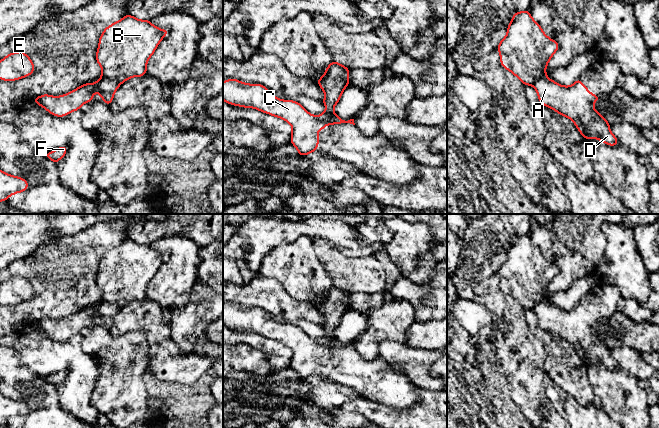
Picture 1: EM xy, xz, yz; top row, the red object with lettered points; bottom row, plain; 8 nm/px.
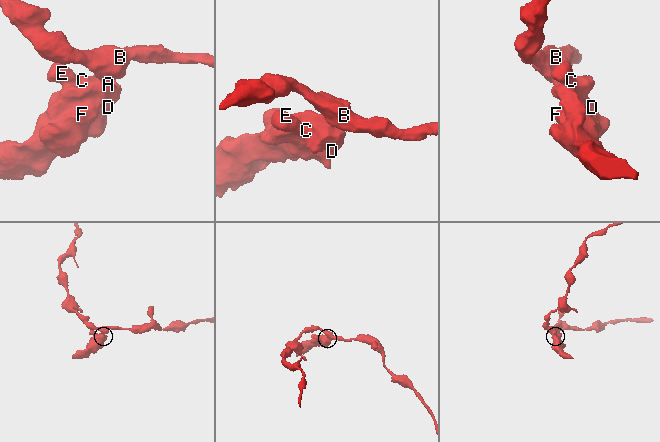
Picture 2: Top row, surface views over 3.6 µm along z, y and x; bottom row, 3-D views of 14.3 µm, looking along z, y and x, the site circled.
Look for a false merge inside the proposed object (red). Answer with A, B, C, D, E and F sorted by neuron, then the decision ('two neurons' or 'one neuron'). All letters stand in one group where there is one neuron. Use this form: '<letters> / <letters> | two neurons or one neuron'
A C D E F / B | two neurons

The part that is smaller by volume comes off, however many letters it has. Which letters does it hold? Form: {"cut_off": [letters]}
{"cut_off": ["A", "C", "D", "E", "F"]}

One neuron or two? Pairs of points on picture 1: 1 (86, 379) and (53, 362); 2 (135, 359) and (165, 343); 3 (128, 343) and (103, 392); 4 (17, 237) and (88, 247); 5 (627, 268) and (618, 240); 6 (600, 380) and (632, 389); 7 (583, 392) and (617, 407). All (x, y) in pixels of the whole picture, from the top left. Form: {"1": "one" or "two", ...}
{"1": "one", "2": "two", "3": "one", "4": "two", "5": "one", "6": "one", "7": "two"}

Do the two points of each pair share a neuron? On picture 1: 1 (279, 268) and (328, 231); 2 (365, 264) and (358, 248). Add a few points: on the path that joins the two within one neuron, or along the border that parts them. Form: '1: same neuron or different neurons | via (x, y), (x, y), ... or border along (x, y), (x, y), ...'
1: different neurons | border along (311, 238), (300, 236), (288, 244)
2: different neurons | border along (374, 255), (349, 257)

